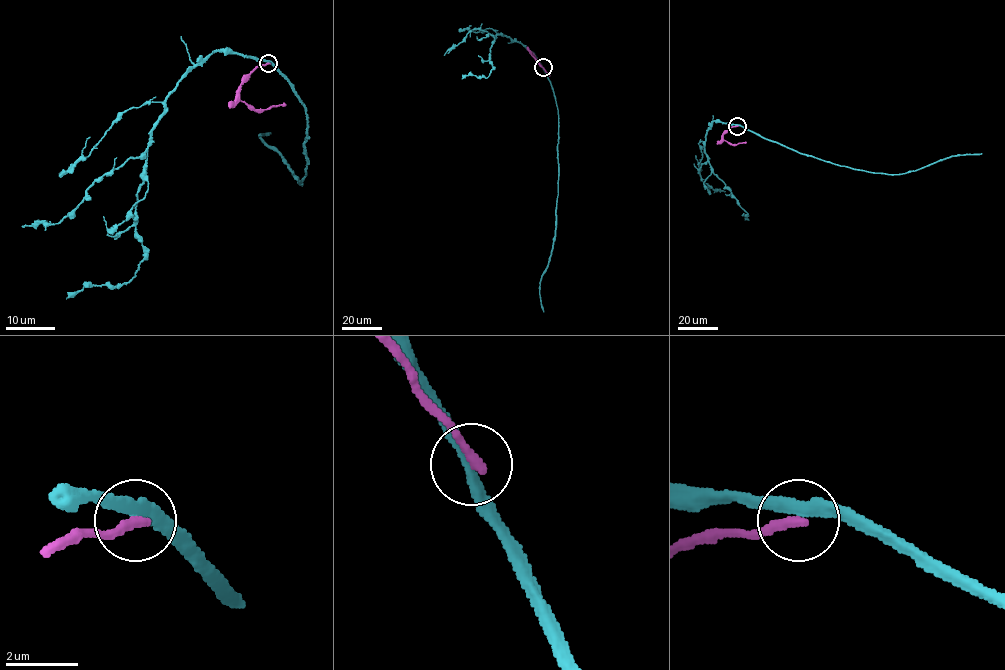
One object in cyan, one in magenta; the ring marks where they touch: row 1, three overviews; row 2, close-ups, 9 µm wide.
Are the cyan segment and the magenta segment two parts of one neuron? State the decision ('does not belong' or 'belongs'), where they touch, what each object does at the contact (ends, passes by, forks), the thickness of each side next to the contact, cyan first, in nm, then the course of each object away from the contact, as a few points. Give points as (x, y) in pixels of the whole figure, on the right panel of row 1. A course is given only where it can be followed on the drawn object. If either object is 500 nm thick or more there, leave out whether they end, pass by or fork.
does not belong; place (737, 126); cyan passes by; magenta ends; calibres 320 and 280 nm; course cyan (737, 125), (803, 154), (873, 172), (903, 174), (952, 156), (981, 153); course magenta (737, 125), (731, 126), (723, 139), (732, 144), (746, 142)

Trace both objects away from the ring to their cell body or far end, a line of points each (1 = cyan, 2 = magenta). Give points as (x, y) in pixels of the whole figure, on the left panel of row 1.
1: (268, 63), (291, 84), (304, 104), (307, 164), (300, 184), (283, 157), (261, 138), (270, 132)
2: (268, 63), (259, 65), (239, 86), (239, 99), (253, 109), (284, 105)

